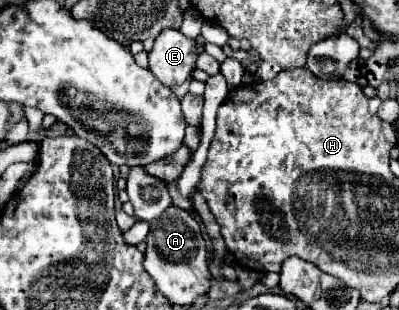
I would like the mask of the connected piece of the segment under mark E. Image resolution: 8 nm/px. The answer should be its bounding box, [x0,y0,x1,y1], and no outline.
[148,28,198,86]

